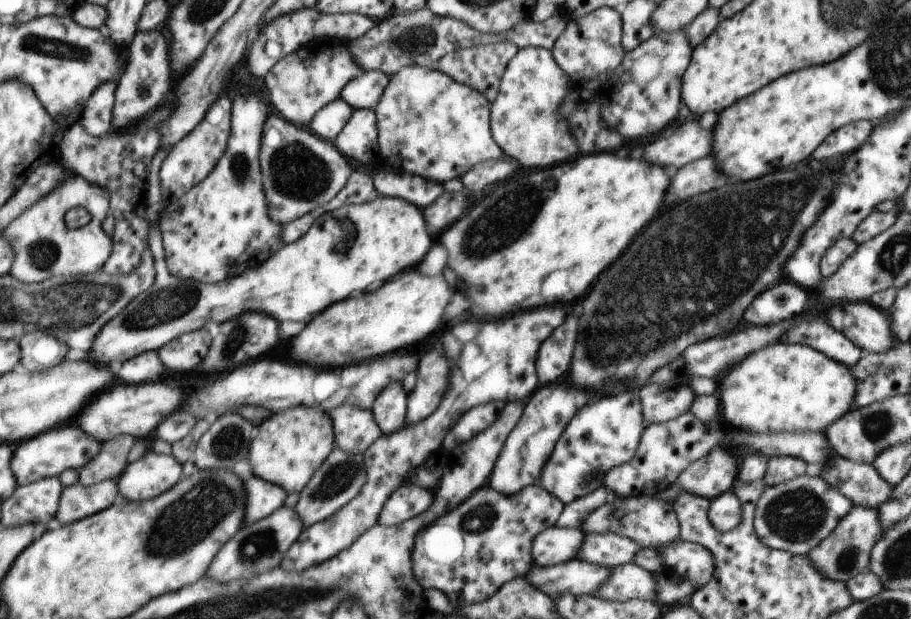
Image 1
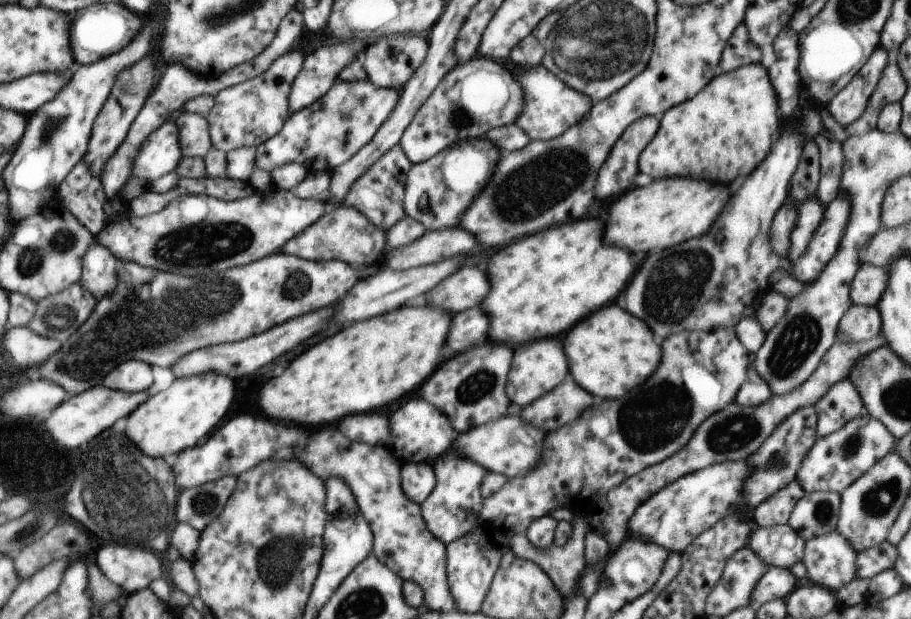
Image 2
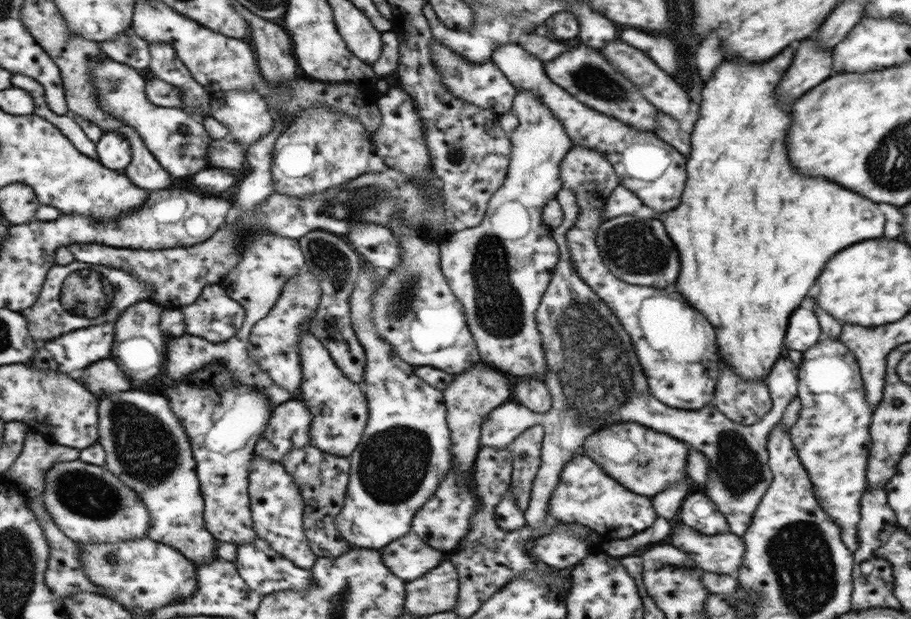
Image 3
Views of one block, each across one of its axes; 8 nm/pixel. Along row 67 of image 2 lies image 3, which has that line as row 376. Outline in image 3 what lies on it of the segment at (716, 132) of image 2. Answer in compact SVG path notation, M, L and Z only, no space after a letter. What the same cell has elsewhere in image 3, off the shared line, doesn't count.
M790 44L778 56L774 56L768 62L762 62L762 64L722 62L714 70L714 78L710 82L706 82L704 88L702 88L700 117L689 136L691 152L686 163L688 180L684 184L681 202L674 210L657 215L664 216L661 220L666 227L666 232L680 250L679 254L682 258L680 277L676 278L676 282L671 286L671 289L682 293L685 298L688 298L694 304L696 310L700 310L712 322L712 326L716 328L716 340L718 340L716 345L718 345L720 362L728 362L728 365L734 368L743 380L764 381L766 379L765 375L770 372L772 365L782 356L782 344L792 310L797 310L801 302L807 298L808 290L814 286L814 280L820 277L820 272L824 270L826 262L829 262L834 254L838 254L838 250L844 250L844 248L848 248L856 242L868 240L868 238L880 238L882 230L884 230L884 214L880 212L880 206L876 202L872 202L872 200L868 200L868 198L864 198L856 192L850 192L850 190L846 190L844 186L840 186L834 181L830 182L830 180L824 180L824 178L804 176L802 172L798 172L798 168L794 168L790 164L786 134L788 134L788 128L792 124L792 116L790 116L790 108L786 104L778 104L774 90L780 84L780 80L782 80L784 72L788 70L788 66L792 64L794 52L796 52L796 44Z

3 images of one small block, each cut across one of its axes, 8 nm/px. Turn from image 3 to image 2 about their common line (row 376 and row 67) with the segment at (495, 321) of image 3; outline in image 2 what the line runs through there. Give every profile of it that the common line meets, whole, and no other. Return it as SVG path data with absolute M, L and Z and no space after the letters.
M517 66L516 80L522 86L524 92L524 108L514 122L518 128L530 138L530 140L550 140L561 136L568 131L574 124L578 124L592 108L592 100L568 87L562 80L558 80L550 70L544 66Z

